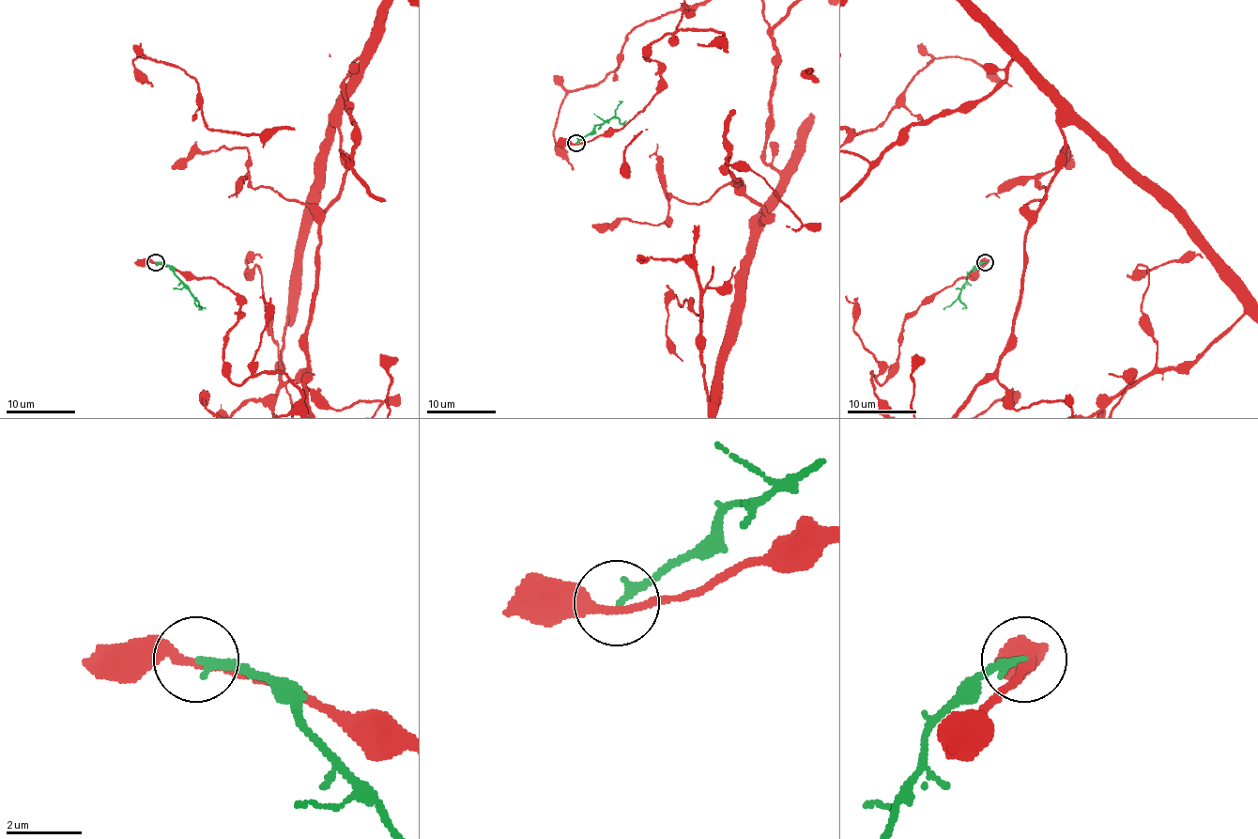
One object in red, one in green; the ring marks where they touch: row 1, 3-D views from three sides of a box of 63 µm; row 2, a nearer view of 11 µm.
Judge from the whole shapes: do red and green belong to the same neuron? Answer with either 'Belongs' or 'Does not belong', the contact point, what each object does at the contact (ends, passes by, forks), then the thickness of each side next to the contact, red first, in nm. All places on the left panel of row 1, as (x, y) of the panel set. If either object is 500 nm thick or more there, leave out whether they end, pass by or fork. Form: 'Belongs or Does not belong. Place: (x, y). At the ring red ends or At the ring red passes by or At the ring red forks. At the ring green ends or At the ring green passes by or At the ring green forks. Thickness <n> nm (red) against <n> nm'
Does not belong. Place: (155, 262). At the ring red passes by. At the ring green ends. Thickness 220 nm (red) against 200 nm

